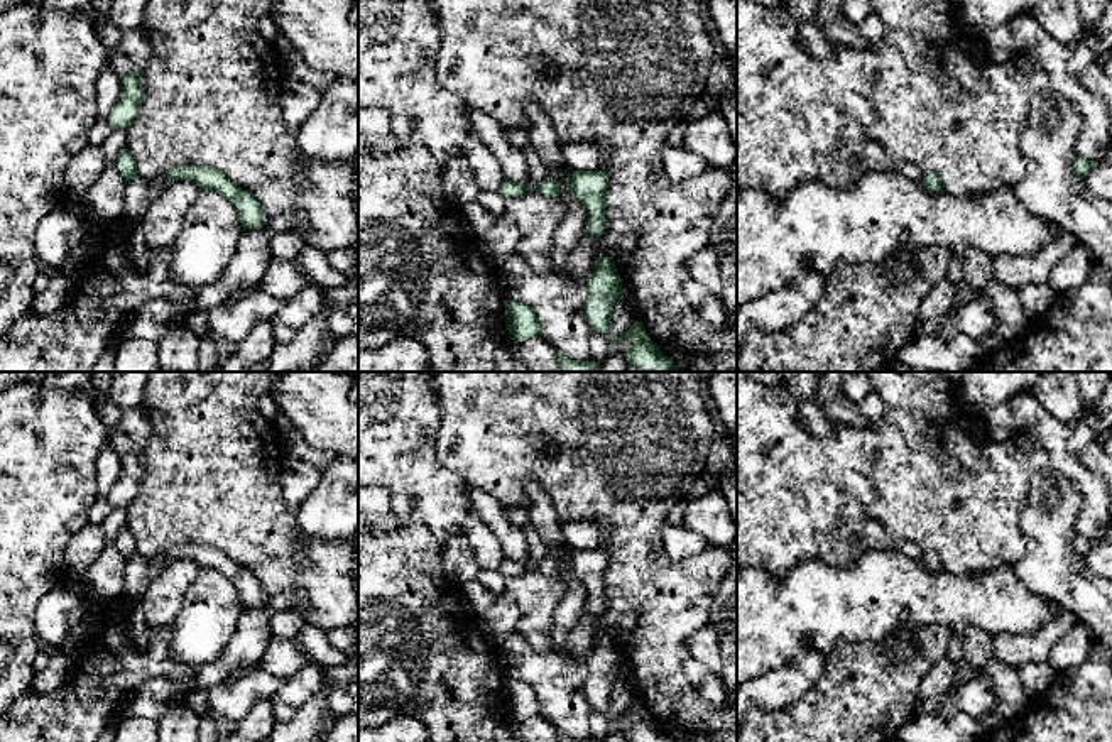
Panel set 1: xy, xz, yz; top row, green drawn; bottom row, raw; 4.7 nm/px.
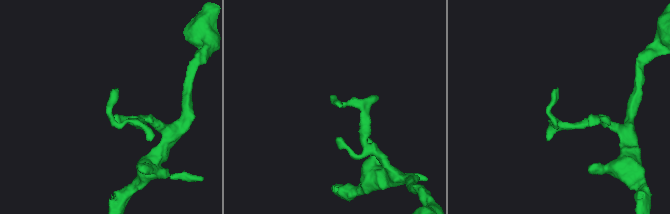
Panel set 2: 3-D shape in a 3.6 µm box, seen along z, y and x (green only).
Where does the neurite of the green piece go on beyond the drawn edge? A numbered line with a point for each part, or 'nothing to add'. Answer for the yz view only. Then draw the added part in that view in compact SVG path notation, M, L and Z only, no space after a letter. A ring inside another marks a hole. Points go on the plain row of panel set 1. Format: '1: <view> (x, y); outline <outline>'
nothing to add

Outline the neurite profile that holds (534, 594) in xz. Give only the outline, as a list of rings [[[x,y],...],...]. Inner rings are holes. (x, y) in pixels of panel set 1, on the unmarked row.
[[[529,556],[522,559],[527,570],[519,576],[507,576],[500,598],[521,610],[515,632],[537,652],[556,652],[551,642],[553,612],[559,603],[564,585],[537,570]]]

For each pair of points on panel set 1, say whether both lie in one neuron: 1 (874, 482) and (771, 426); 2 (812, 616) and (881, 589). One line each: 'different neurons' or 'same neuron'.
1: same neuron
2: same neuron

